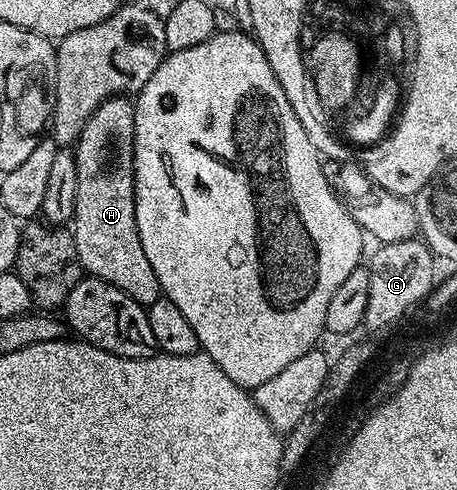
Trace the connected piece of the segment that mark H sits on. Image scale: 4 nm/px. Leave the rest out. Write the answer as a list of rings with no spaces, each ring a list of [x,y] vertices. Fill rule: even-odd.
[[[114,96],[102,102],[90,114],[90,118],[80,131],[80,139],[74,145],[76,169],[78,170],[78,194],[74,214],[70,221],[70,231],[80,259],[81,269],[89,276],[97,276],[102,282],[110,282],[110,286],[118,286],[134,302],[145,306],[161,299],[160,283],[154,275],[150,261],[146,259],[146,250],[142,250],[142,242],[138,238],[138,226],[134,214],[134,198],[132,197],[132,109],[131,99]]]

